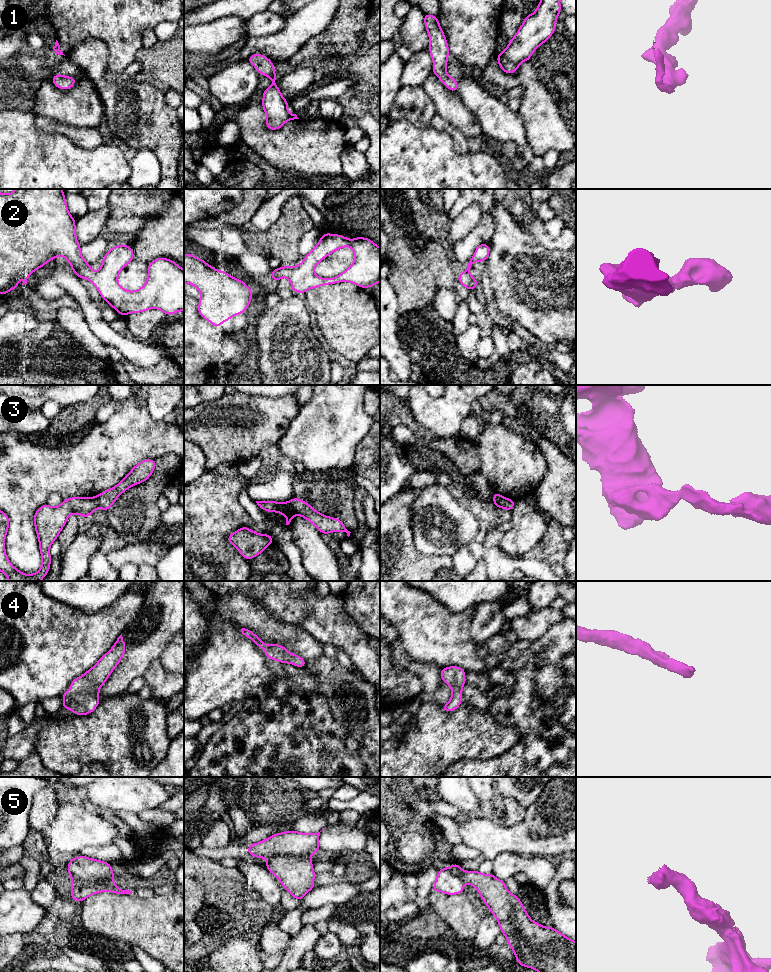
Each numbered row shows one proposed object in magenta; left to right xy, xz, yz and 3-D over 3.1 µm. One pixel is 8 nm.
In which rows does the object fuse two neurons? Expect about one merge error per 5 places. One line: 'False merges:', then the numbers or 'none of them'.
False merges: 3

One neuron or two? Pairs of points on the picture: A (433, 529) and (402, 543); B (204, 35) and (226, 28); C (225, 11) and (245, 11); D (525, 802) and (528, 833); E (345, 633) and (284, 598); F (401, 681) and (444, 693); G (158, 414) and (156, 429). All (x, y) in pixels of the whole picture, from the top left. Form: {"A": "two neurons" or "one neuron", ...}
{"A": "two neurons", "B": "one neuron", "C": "one neuron", "D": "two neurons", "E": "one neuron", "F": "two neurons", "G": "two neurons"}

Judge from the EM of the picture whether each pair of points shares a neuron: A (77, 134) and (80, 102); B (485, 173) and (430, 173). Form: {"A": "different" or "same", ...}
{"A": "different", "B": "same"}

